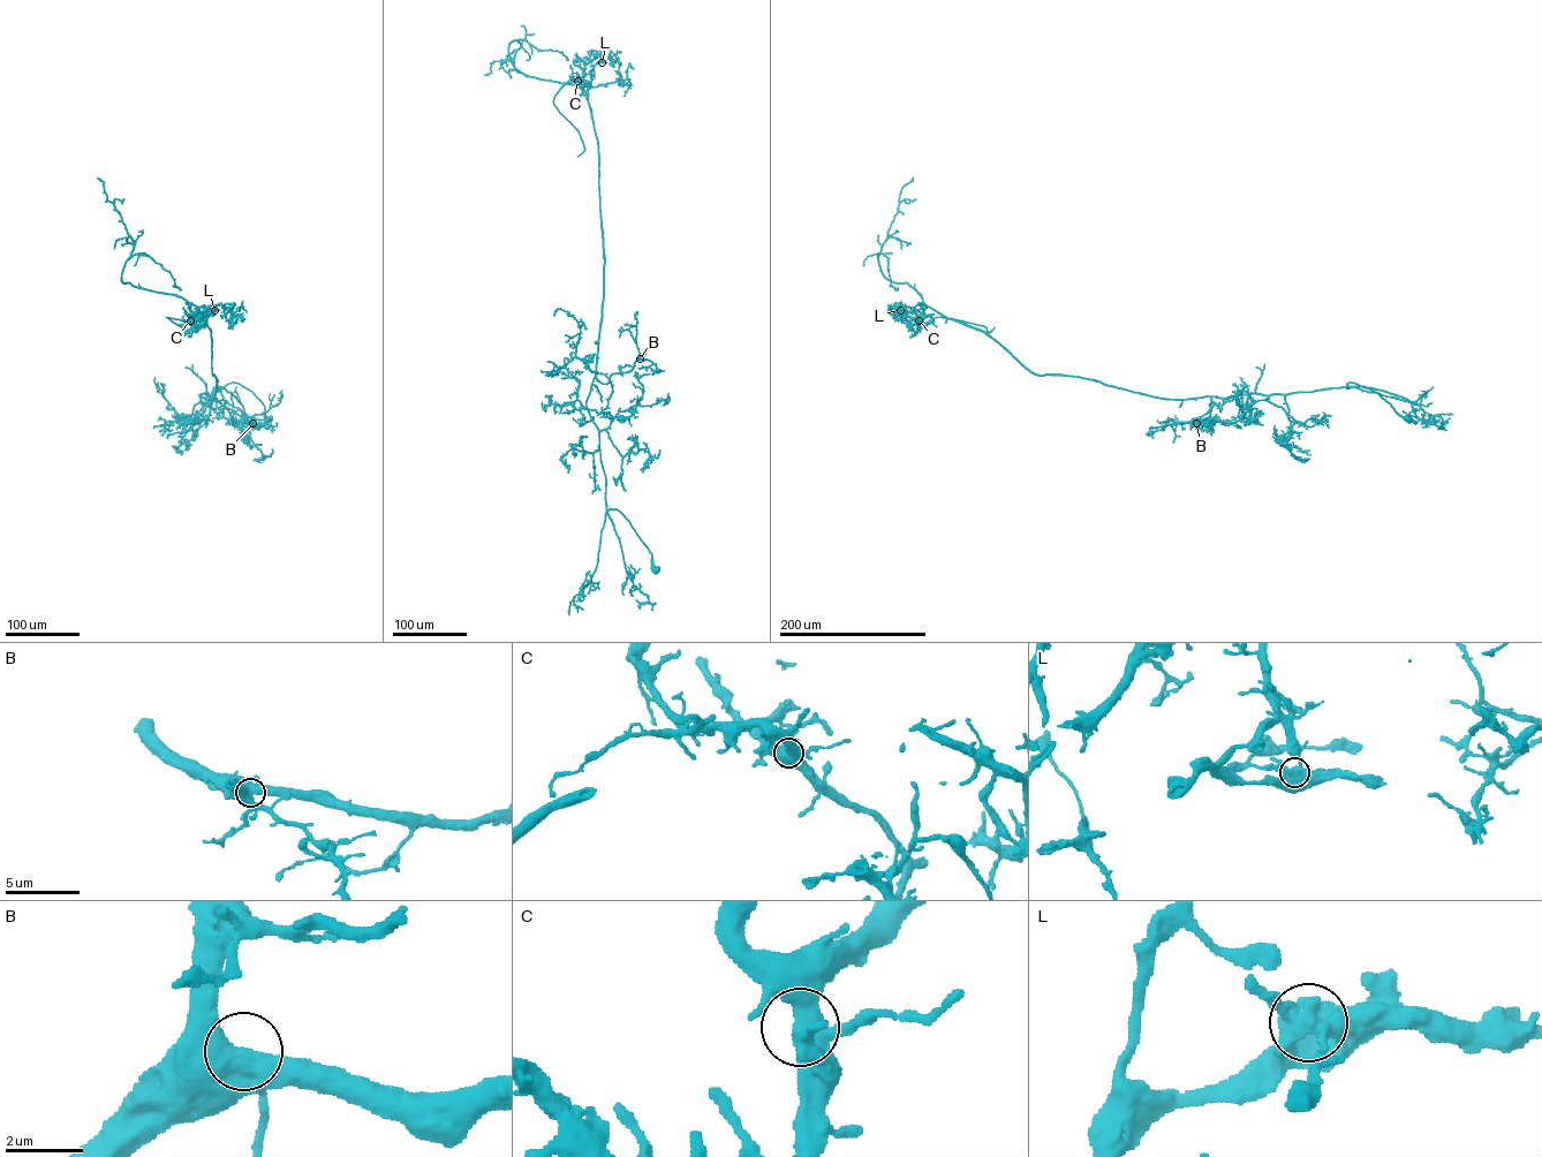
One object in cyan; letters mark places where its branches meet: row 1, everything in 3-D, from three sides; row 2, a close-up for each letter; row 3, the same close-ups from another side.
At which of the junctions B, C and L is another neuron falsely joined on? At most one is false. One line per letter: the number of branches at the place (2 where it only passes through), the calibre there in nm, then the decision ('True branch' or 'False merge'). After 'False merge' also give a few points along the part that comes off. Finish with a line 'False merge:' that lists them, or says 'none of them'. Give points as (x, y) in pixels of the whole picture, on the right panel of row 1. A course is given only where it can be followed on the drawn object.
B: Branches: 3. Thickness 500 nm. True branch
C: Branches: 3. Thickness 420 nm. True branch
L: Branches: 3. Thickness 550 nm. False merge. Course of the part to remove: (900, 310), (914, 331), (937, 317), (984, 326), (989, 332), (995, 327)
False merge: L

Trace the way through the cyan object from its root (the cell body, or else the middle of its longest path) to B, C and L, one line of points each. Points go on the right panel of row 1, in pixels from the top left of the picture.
B: (1406, 418), (1377, 393), (1350, 382), (1348, 388), (1211, 396), (1215, 403), (1210, 415), (1196, 423)
C: (1406, 418), (1352, 382), (1169, 399), (1035, 375), (981, 331), (928, 307), (919, 320)
L: (1406, 418), (1352, 382), (1169, 399), (1035, 375), (981, 331), (928, 307), (921, 319), (907, 320), (900, 310)

